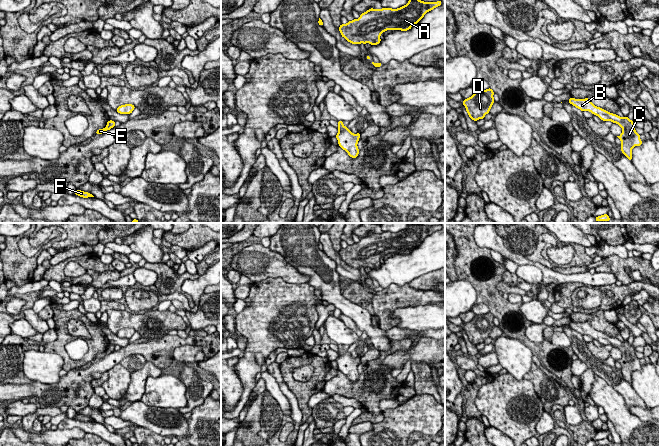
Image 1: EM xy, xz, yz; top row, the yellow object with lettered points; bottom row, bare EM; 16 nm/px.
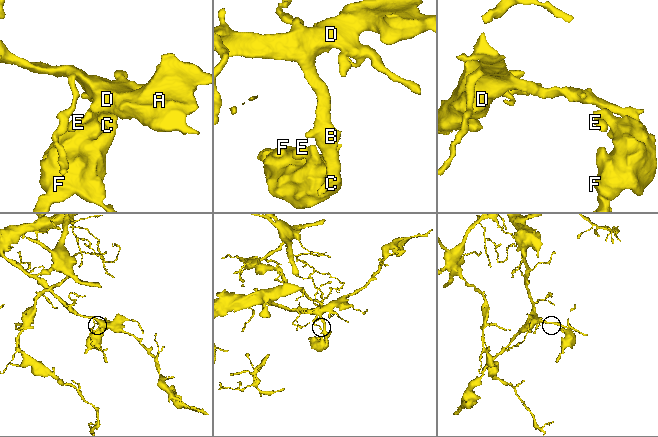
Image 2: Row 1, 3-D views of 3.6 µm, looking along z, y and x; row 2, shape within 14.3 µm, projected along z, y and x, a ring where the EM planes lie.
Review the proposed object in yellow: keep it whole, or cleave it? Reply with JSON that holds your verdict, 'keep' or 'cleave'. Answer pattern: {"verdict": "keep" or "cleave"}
{"verdict": "keep"}

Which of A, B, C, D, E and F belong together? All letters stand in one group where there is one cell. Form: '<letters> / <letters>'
A B C D E F

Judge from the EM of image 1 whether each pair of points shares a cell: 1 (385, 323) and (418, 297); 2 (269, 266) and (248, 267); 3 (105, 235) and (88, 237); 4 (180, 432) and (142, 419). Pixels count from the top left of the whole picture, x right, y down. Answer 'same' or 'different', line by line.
1: same
2: same
3: different
4: same

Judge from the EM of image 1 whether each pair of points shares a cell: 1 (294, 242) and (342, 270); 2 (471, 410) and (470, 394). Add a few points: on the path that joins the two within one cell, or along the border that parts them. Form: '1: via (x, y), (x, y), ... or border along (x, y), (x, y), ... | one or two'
1: border along (322, 250), (335, 262), (335, 270), (339, 276) | two
2: via (470, 406), (470, 398) | one

